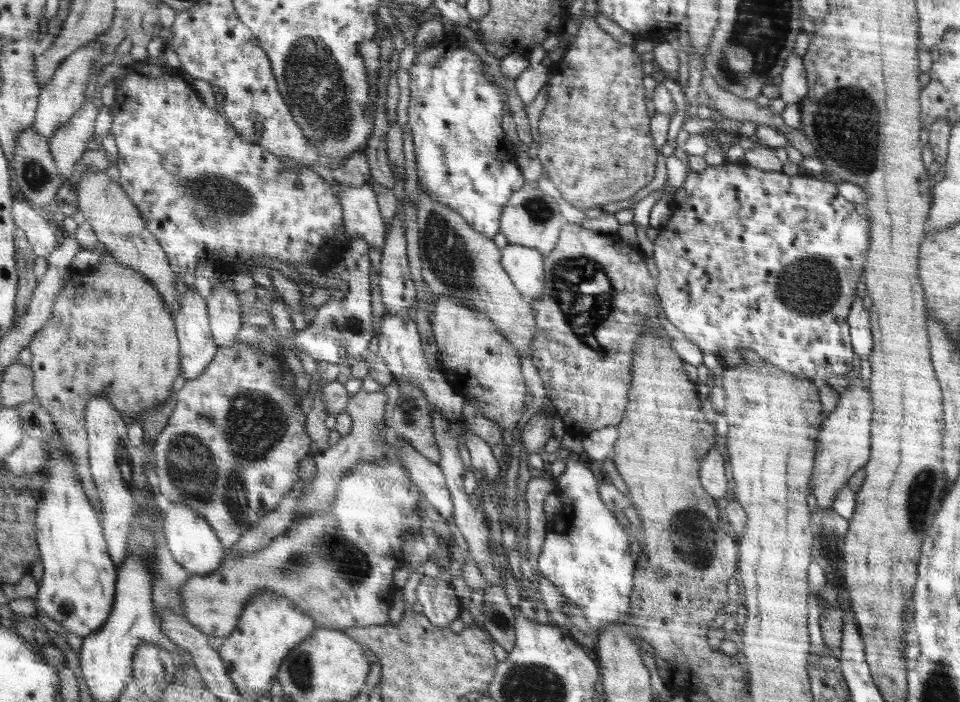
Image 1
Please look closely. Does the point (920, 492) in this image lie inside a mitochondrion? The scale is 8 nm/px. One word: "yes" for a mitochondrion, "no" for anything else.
yes

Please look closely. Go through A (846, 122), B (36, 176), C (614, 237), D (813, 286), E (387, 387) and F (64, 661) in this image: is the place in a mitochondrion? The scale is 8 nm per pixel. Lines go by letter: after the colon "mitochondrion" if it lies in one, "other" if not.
A: mitochondrion
B: mitochondrion
C: other
D: mitochondrion
E: other
F: other

